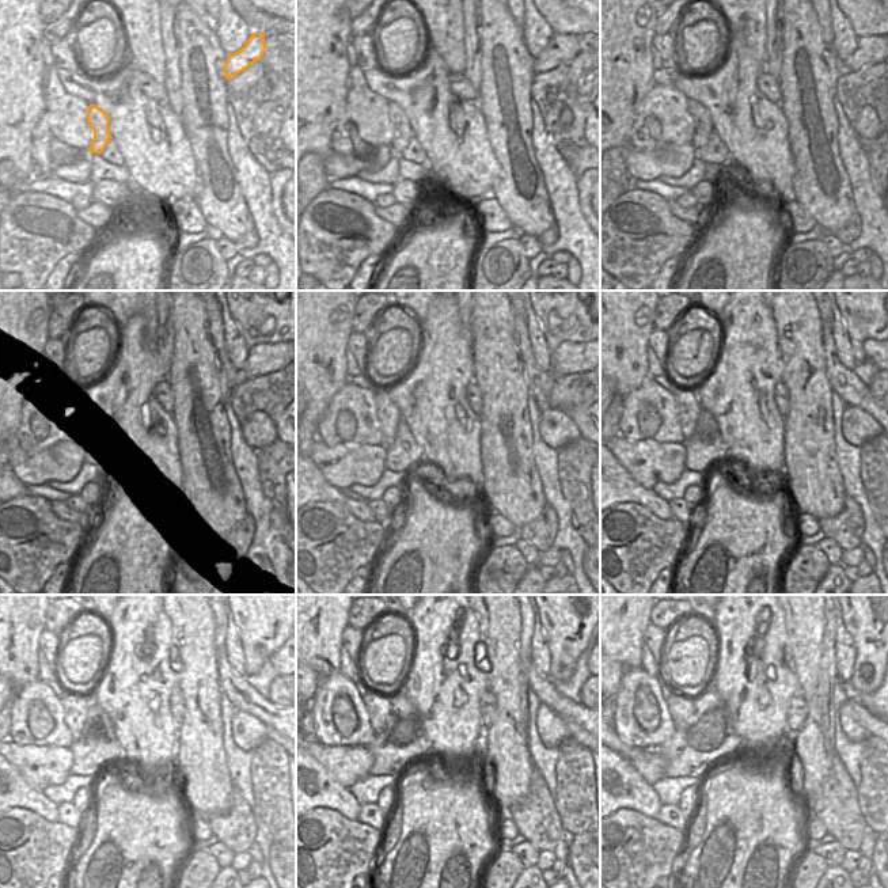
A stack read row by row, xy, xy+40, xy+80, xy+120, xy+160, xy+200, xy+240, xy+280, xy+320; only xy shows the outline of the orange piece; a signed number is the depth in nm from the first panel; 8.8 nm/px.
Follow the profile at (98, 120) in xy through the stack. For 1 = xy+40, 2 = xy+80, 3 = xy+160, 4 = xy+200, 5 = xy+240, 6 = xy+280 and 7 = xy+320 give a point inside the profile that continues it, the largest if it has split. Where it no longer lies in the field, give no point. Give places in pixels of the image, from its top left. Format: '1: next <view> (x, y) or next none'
1: next xy+40 (403, 132)
2: next xy+80 (702, 122)
3: next xy+160 (390, 416)
4: next xy+200 (687, 401)
5: next xy+240 (76, 705)
6: next xy+280 (379, 705)
7: next xy+320 (678, 704)

